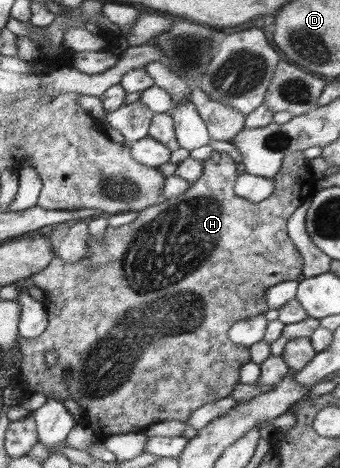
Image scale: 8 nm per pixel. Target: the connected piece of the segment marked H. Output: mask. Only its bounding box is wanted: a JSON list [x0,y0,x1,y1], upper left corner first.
[18,151,316,440]

